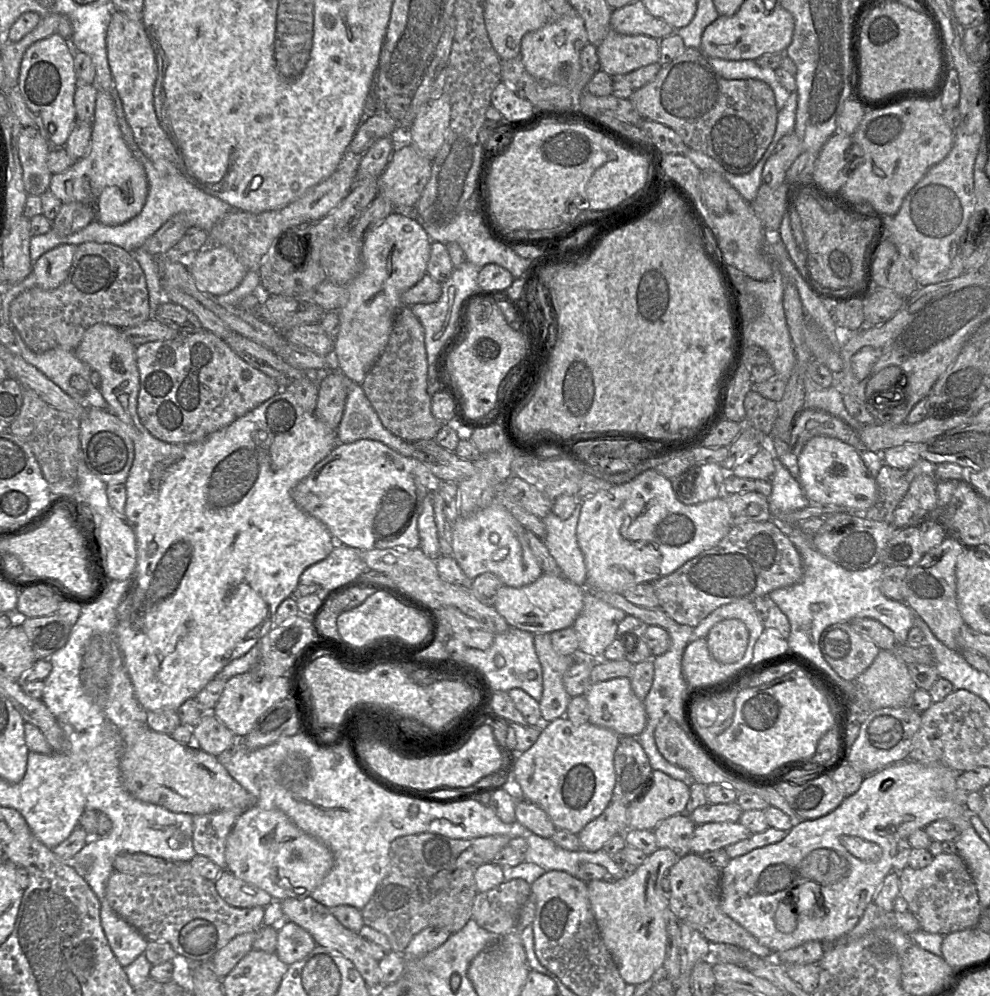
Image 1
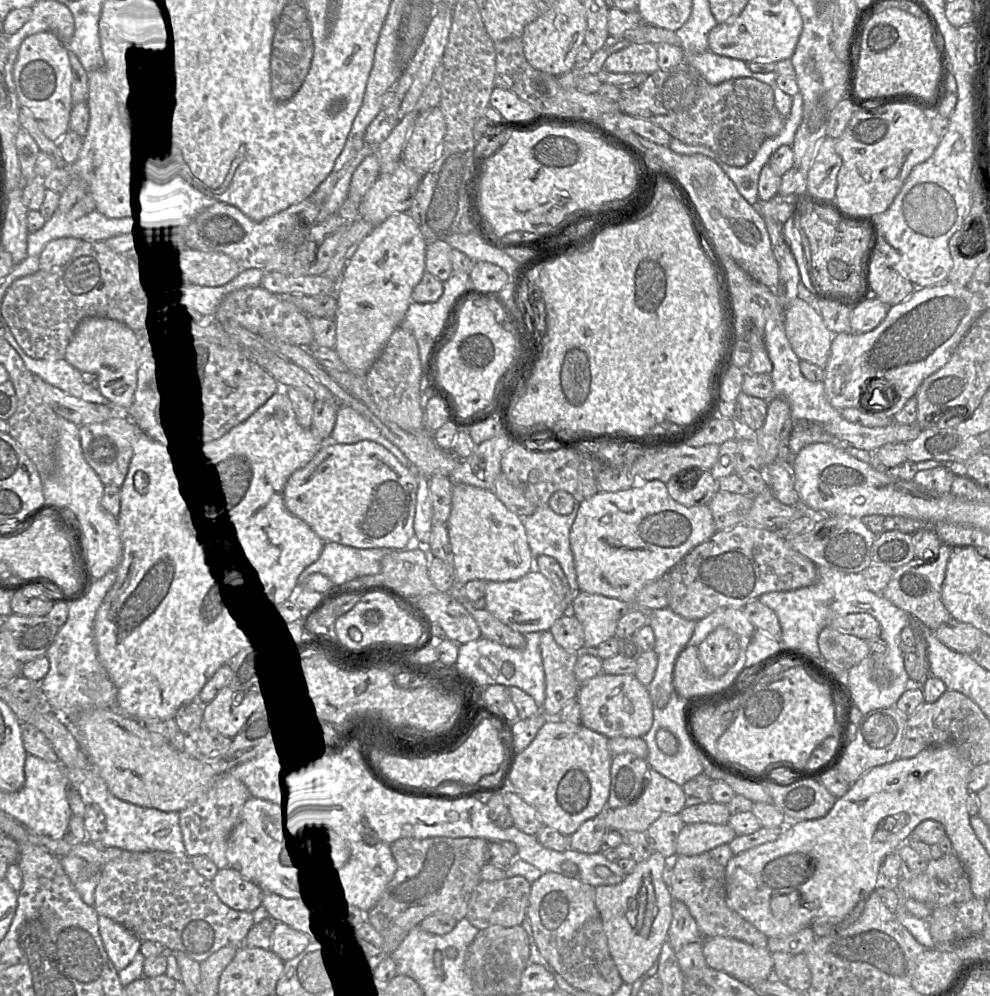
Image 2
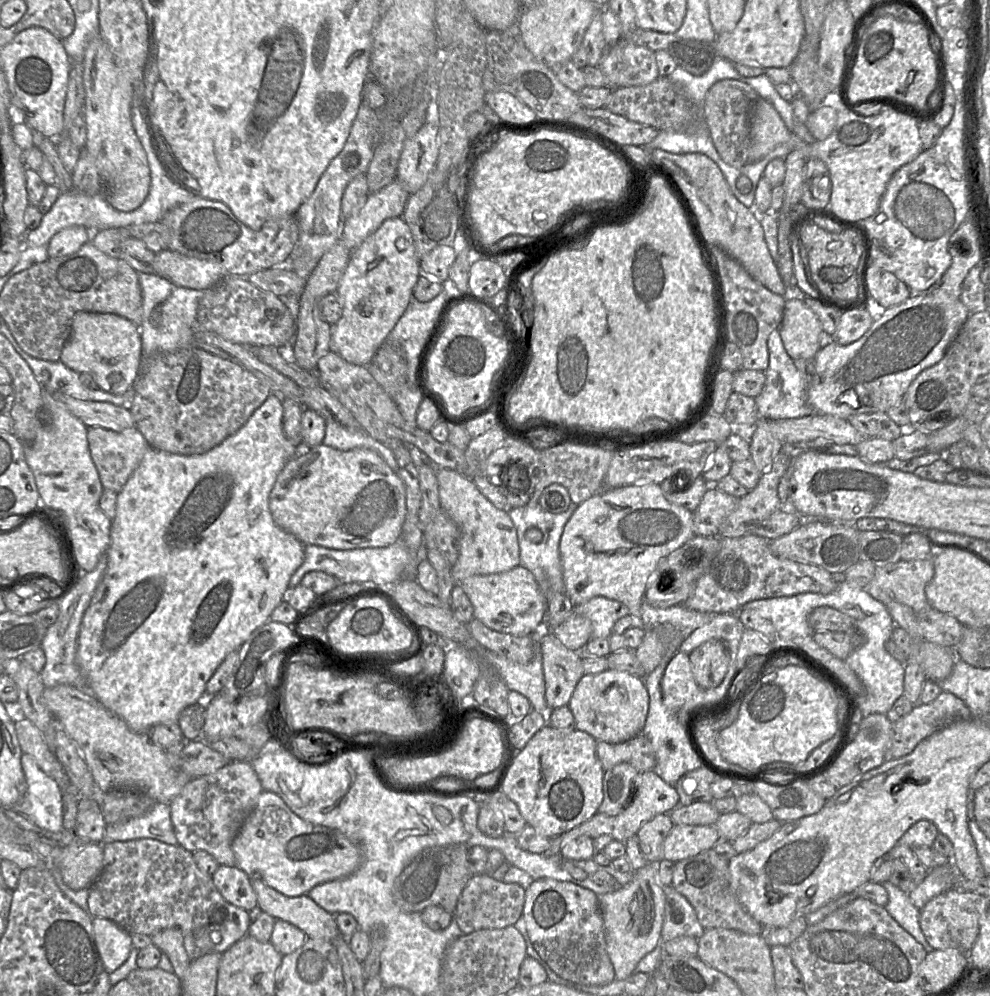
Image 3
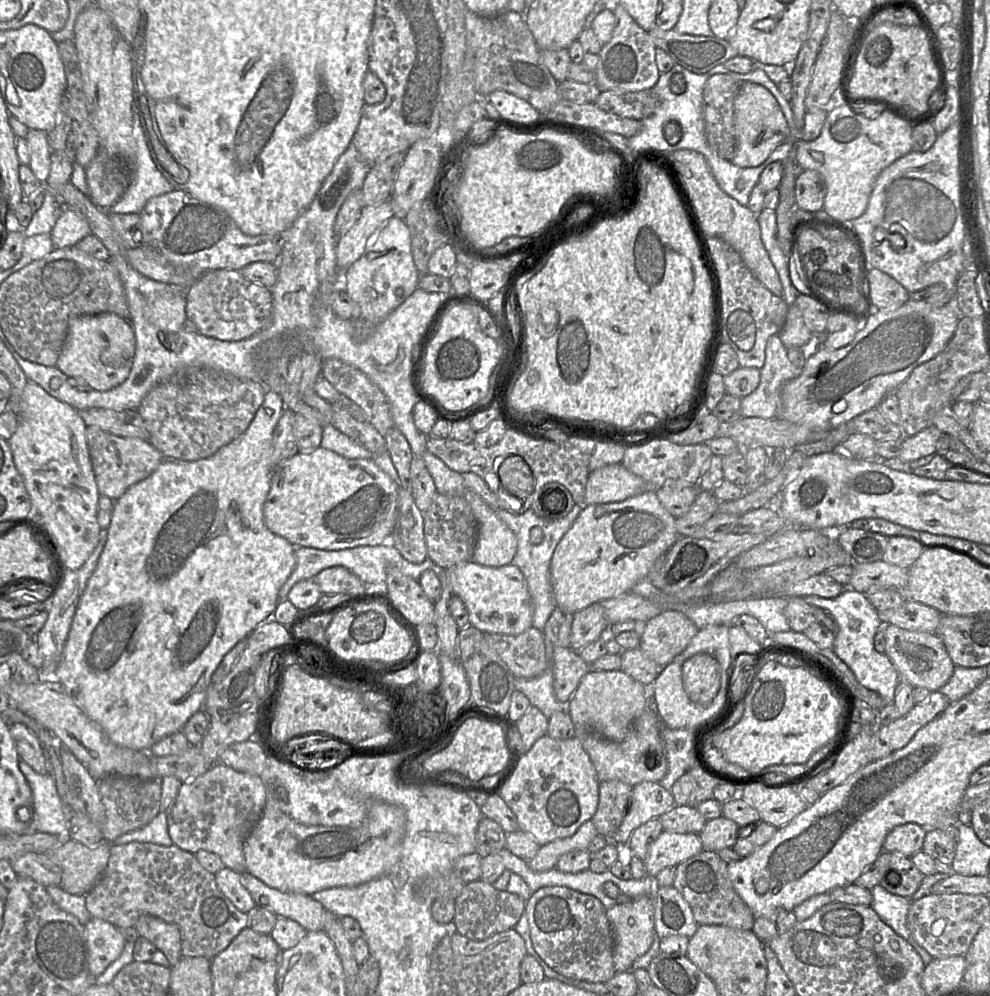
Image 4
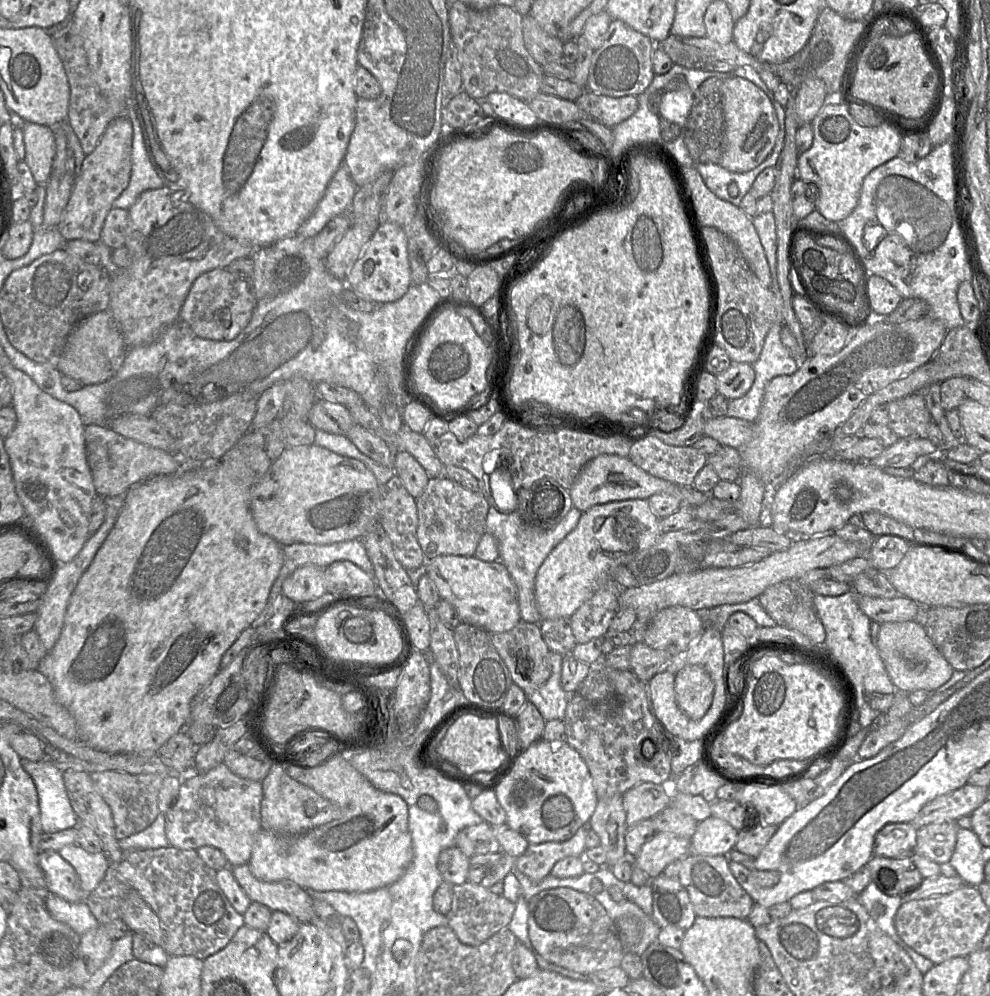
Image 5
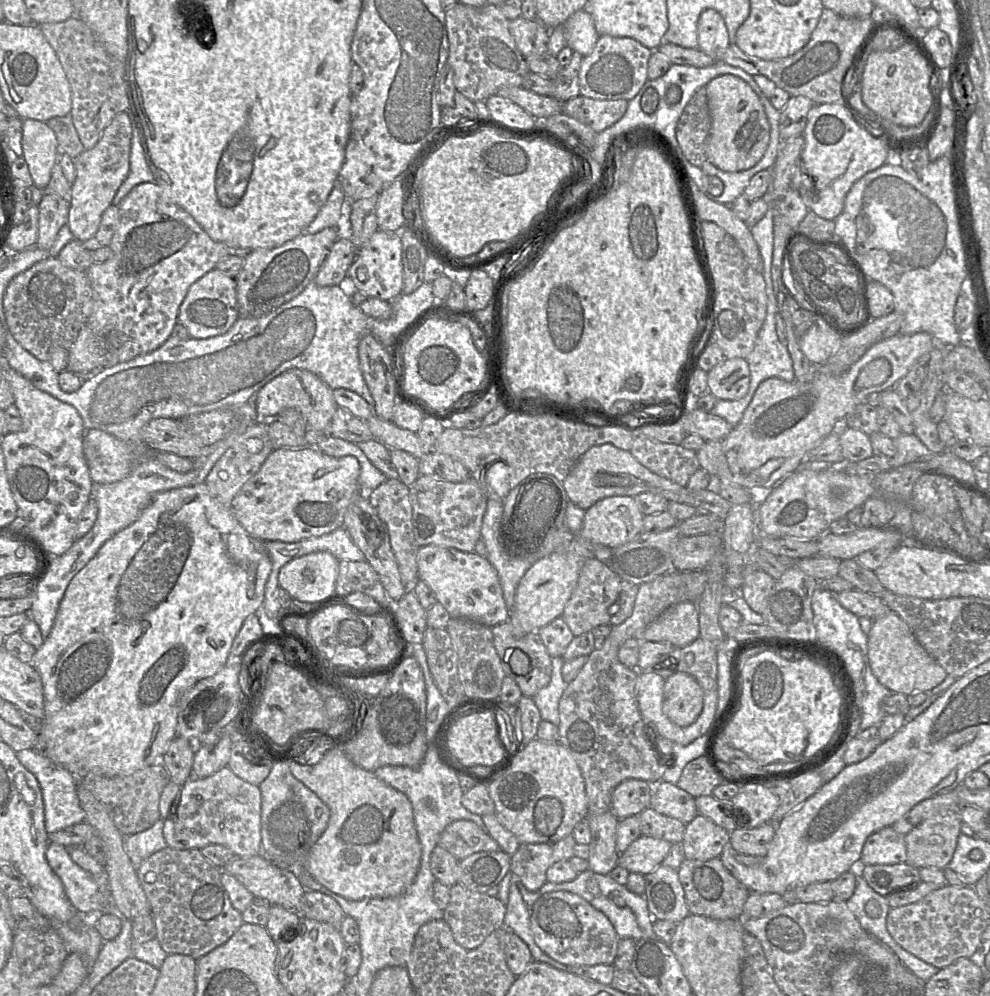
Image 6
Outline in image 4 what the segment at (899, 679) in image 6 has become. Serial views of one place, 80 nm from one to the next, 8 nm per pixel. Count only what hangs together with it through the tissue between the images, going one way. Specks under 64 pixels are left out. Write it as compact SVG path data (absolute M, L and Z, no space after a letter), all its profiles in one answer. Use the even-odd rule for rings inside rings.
M887 624L884 628L884 638L885 654L896 668L900 682L906 682L914 688L926 688L935 692L952 677L956 666L944 643L935 633L910 631Z

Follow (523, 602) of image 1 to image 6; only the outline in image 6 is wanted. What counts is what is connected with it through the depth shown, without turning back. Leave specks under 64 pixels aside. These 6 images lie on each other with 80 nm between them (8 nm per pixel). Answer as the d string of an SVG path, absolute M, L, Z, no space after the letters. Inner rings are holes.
M422 546L417 553L418 577L433 591L452 618L466 619L492 628L509 619L503 590L496 569L473 552L461 552L442 546Z

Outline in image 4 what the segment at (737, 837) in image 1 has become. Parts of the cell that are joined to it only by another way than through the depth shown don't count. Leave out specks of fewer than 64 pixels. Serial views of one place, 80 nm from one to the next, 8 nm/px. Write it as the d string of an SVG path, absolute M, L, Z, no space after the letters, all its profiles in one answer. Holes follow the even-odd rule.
M664 830L650 844L647 856L643 860L647 875L655 880L655 877L664 868L677 866L703 850L699 834Z

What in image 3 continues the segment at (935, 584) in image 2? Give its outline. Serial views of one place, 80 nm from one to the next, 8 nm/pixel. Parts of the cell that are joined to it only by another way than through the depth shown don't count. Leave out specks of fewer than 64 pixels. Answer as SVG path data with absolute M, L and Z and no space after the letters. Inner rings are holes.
M934 552L921 560L901 560L876 566L873 579L863 589L885 605L898 602L909 606L917 614L930 609L925 589L933 576Z

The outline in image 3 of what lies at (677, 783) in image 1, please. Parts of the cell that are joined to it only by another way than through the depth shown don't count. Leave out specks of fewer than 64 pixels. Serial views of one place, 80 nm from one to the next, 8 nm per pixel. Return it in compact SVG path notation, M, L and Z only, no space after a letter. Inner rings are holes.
M654 771L640 773L637 779L636 792L628 806L618 815L609 816L597 813L588 821L580 824L574 829L550 839L550 849L542 854L559 854L561 848L568 842L577 839L580 836L589 836L596 838L607 834L613 839L626 842L629 838L635 837L639 829L658 814L669 814L673 809L680 805L679 795L675 786L666 783Z

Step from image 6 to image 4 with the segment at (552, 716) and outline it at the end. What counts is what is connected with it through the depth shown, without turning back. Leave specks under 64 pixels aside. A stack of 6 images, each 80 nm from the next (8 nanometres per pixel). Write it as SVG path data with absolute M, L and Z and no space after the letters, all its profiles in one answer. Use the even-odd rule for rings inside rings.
M546 641L546 657L548 667L539 676L534 678L515 677L515 690L524 693L531 706L538 708L546 717L559 711L567 711L567 704L563 704L556 698L553 689L552 657L554 646Z

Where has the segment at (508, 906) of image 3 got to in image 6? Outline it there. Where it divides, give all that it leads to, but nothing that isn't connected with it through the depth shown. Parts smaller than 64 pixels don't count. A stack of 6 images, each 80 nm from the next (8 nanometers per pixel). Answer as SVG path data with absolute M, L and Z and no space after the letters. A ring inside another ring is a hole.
M461 884L450 887L450 901L444 910L444 921L449 925L454 940L465 949L474 949L496 929L504 927L506 905L486 893L470 890Z

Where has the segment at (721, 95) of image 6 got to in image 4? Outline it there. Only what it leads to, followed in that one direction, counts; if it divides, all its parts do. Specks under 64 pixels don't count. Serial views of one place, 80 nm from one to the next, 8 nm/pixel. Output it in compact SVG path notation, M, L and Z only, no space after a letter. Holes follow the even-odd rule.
M751 82L742 83L734 98L734 127L737 149L731 162L742 168L759 166L779 145L790 139L790 128L776 99L765 87Z

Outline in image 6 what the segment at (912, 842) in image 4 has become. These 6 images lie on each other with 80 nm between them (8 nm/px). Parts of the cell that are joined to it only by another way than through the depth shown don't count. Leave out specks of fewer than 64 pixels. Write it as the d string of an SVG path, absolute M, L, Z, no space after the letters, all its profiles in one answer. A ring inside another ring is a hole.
M885 827L868 837L860 858L864 865L898 864L907 861L905 835Z

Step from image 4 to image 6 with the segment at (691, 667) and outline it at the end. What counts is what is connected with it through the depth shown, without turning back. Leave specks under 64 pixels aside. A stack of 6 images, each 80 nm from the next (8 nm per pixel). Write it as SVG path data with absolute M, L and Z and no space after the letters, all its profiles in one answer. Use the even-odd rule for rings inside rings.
M677 672L665 678L663 711L677 725L697 719L703 708L703 689L691 675Z

